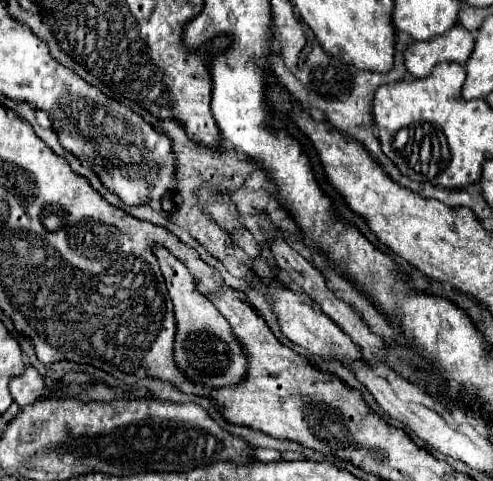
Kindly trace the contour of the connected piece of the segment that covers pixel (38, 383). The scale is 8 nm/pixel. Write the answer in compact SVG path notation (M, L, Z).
M25 365L25 371L19 377L13 377L9 381L11 395L21 407L35 403L37 397L43 393L43 387L45 387L43 377L33 365Z

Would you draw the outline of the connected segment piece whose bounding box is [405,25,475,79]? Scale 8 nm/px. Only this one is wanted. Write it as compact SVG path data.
M455 25L431 41L415 41L409 45L405 51L405 65L413 77L425 79L431 69L443 61L465 65L467 57L471 57L471 49L475 49L473 33Z

